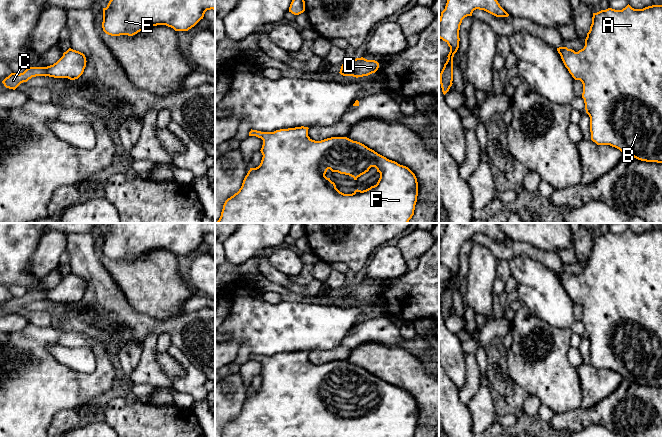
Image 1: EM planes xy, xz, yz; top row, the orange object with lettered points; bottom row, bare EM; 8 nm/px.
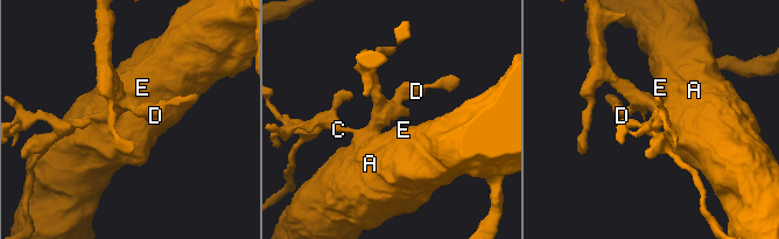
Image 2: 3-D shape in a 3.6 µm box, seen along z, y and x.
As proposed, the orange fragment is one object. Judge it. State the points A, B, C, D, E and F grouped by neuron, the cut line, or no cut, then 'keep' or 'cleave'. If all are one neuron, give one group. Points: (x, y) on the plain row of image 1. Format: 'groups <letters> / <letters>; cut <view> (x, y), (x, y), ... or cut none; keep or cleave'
groups A B C D E F; cut none; keep

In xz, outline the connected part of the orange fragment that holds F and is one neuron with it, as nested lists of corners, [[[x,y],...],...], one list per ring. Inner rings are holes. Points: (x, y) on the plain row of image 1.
[[[295,351],[288,353],[280,353],[274,356],[261,356],[252,354],[249,356],[249,360],[256,360],[263,364],[261,377],[263,379],[261,387],[256,392],[250,392],[247,399],[245,400],[242,410],[237,417],[228,422],[224,429],[221,437],[414,437],[415,429],[418,420],[418,406],[415,398],[406,390],[400,389],[395,385],[389,384],[386,381],[378,378],[374,374],[368,372],[364,368],[353,365],[347,361],[331,361],[321,365],[312,364],[308,360],[308,351]],[[371,391],[375,391],[377,396],[380,397],[380,402],[376,409],[371,410],[366,414],[355,414],[352,418],[344,418],[340,416],[334,406],[325,400],[328,393],[332,396],[338,396],[340,398],[349,399],[357,404],[358,401],[369,395]]]

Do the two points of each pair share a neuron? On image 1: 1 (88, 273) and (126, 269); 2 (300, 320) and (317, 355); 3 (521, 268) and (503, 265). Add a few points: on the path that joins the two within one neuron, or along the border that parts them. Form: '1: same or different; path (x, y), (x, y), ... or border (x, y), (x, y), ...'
1: different; border (95, 251), (101, 263), (121, 291)
2: different; border (338, 345), (326, 349), (313, 349), (309, 352)
3: different; border (508, 260), (512, 274)

